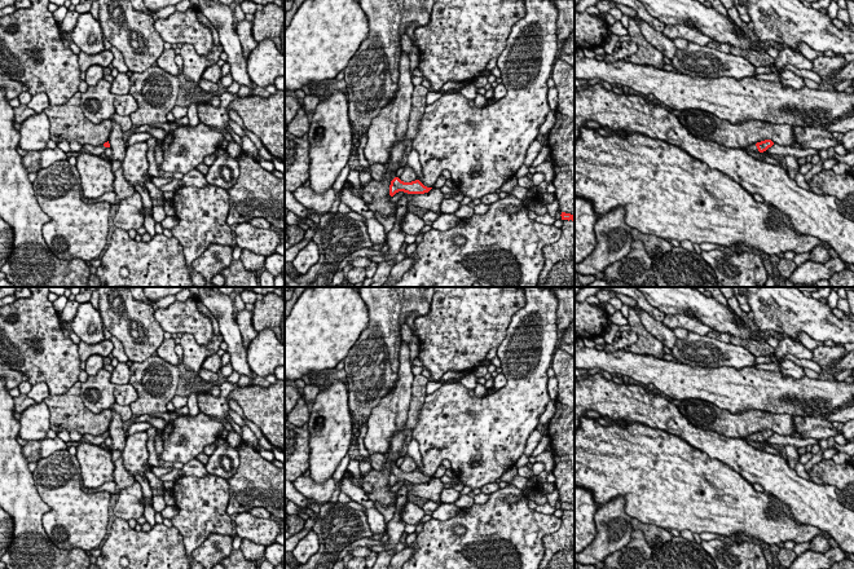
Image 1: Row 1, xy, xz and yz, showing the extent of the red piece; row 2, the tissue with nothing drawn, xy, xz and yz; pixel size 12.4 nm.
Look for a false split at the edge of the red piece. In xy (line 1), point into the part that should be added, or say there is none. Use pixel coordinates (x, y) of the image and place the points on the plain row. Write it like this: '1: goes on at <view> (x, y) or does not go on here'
1: goes on at xy (96, 440)

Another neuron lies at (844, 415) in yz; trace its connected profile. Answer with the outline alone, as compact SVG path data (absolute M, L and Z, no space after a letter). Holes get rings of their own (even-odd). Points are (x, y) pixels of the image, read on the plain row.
M854 405L850 406L850 407L841 409L835 414L826 414L826 415L823 415L823 418L827 422L831 422L831 423L832 422L838 422L838 423L844 423L845 424L849 420L854 419Z

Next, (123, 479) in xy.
M122 456L114 462L114 466L114 482L118 490L132 486L136 481L135 476L124 468Z

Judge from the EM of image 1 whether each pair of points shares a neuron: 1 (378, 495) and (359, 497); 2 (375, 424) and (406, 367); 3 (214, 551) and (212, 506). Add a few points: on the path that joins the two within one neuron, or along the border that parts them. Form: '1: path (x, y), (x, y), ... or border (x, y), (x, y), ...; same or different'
1: border (365, 493), (374, 503); different
2: path (390, 410), (400, 396), (405, 382); same
3: border (230, 534), (210, 534), (190, 554); different

